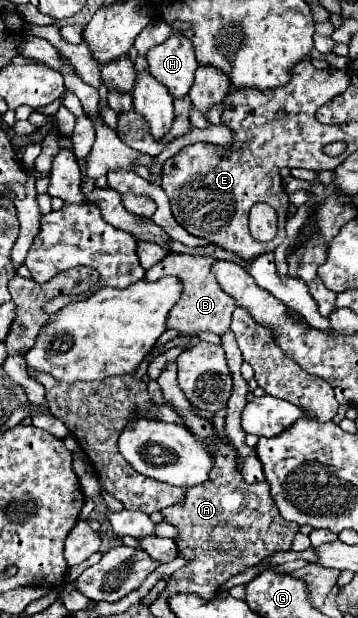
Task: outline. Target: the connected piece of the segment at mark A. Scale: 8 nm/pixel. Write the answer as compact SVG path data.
M169 363L163 369L157 383L161 385L165 399L173 403L177 413L183 417L185 427L189 427L197 435L197 439L205 441L215 455L215 465L209 473L209 479L203 485L189 487L185 493L185 503L161 511L165 521L179 529L179 537L175 539L179 553L189 559L187 567L173 573L173 581L169 583L171 589L177 589L177 593L195 593L211 601L217 597L217 589L229 577L241 573L251 565L261 563L267 555L273 555L275 551L289 551L299 525L281 519L265 481L249 485L245 483L241 473L237 473L233 447L227 443L227 439L217 439L211 421L199 417L191 403L185 399L177 383L175 363Z

